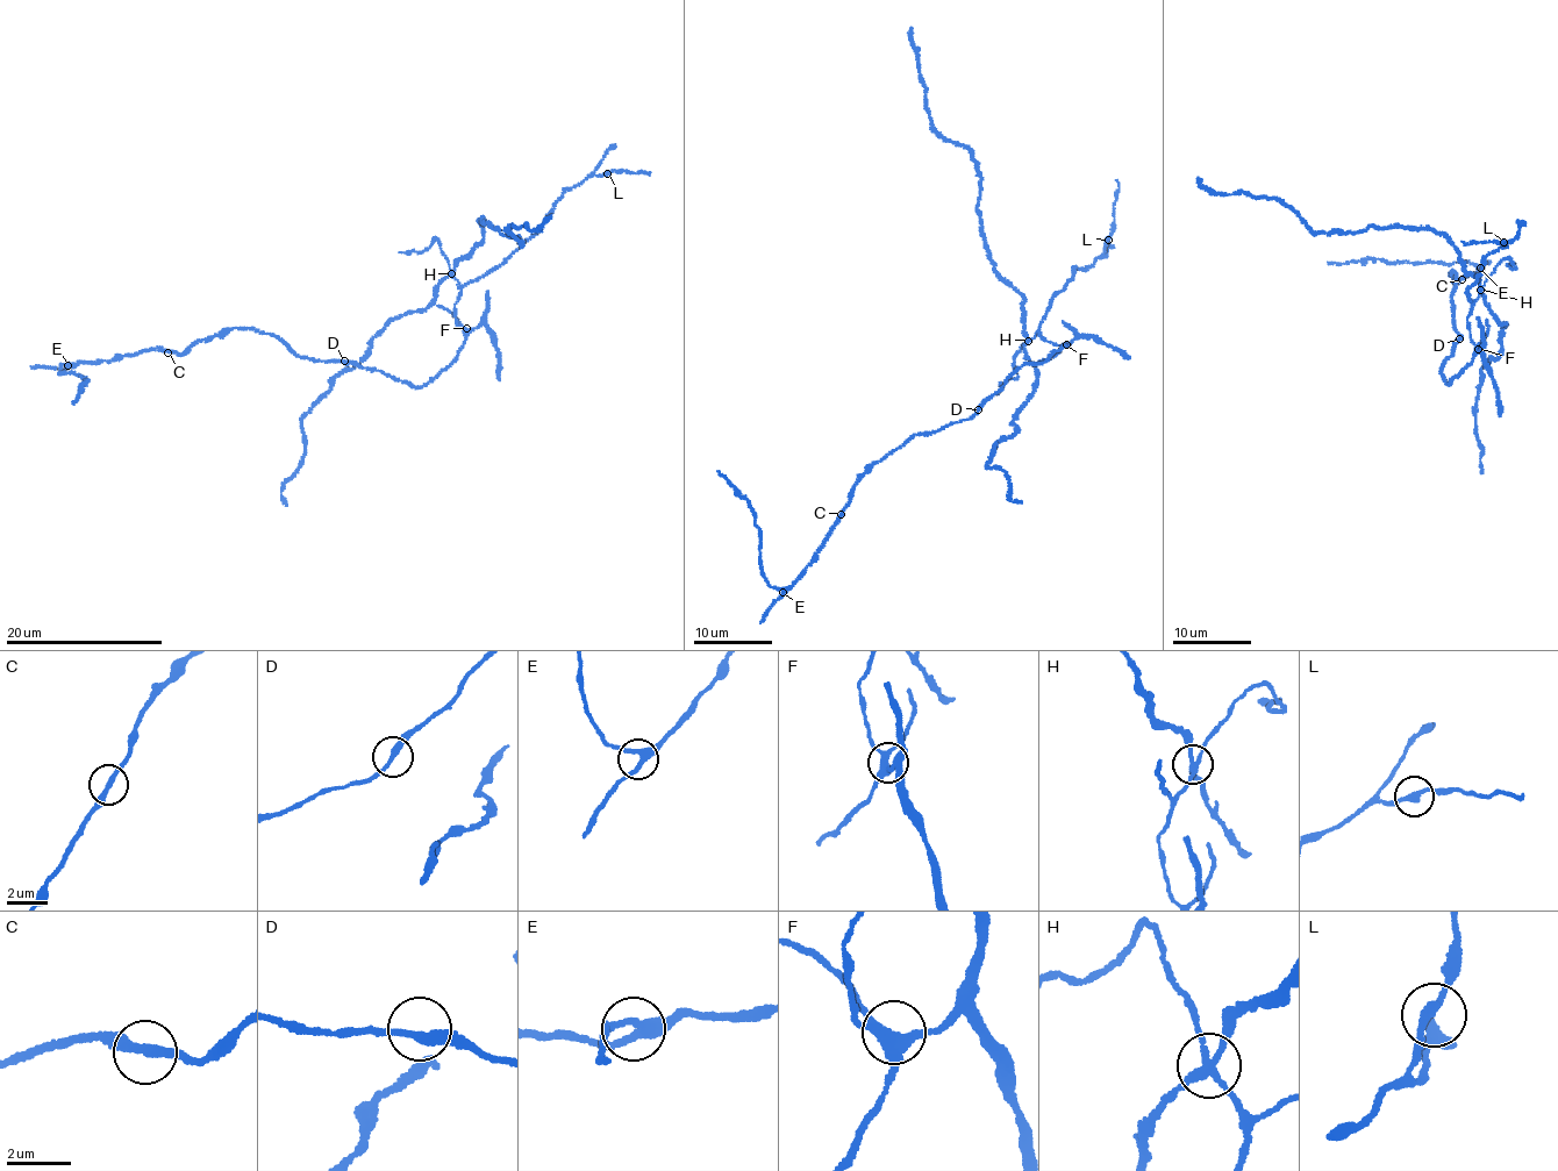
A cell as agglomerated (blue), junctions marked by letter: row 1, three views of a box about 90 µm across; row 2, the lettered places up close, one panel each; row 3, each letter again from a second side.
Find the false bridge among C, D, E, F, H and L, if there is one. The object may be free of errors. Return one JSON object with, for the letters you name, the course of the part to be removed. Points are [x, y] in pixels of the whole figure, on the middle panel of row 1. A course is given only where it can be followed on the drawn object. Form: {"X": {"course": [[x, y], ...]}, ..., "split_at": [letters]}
{"H": {"course": [[1028, 341], [1024, 298], [990, 258], [977, 209], [981, 172], [972, 152], [935, 129], [910, 27]]}, "split_at": ["H"]}

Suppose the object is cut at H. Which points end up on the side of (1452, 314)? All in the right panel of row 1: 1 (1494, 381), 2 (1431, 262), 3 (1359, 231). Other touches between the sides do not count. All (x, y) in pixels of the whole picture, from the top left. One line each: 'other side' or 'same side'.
1: same side
2: same side
3: other side

